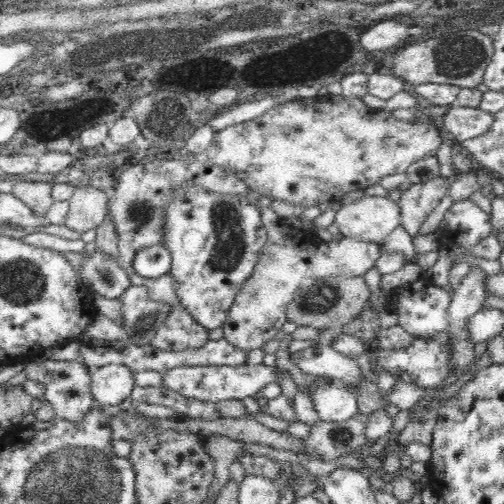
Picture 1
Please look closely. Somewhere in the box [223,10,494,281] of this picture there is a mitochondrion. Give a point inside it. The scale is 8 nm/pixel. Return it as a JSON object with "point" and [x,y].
{"point":[462,57]}

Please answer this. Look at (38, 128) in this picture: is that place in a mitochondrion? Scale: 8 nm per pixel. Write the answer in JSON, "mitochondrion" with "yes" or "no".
{"mitochondrion":"no"}

